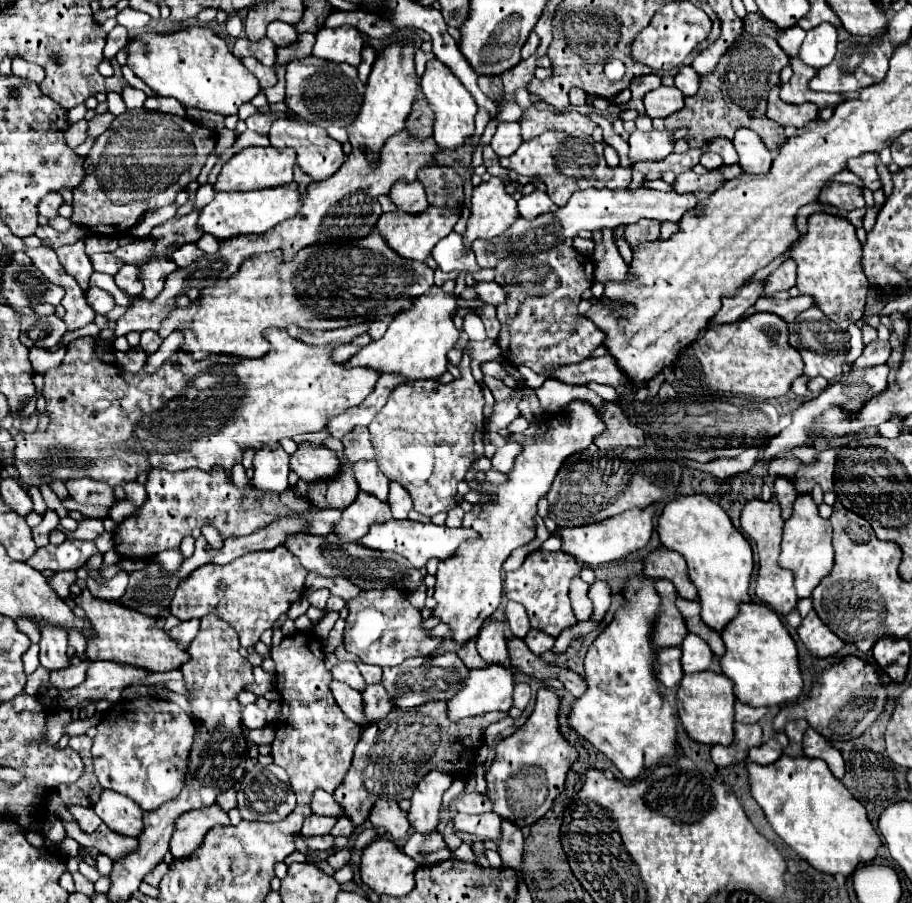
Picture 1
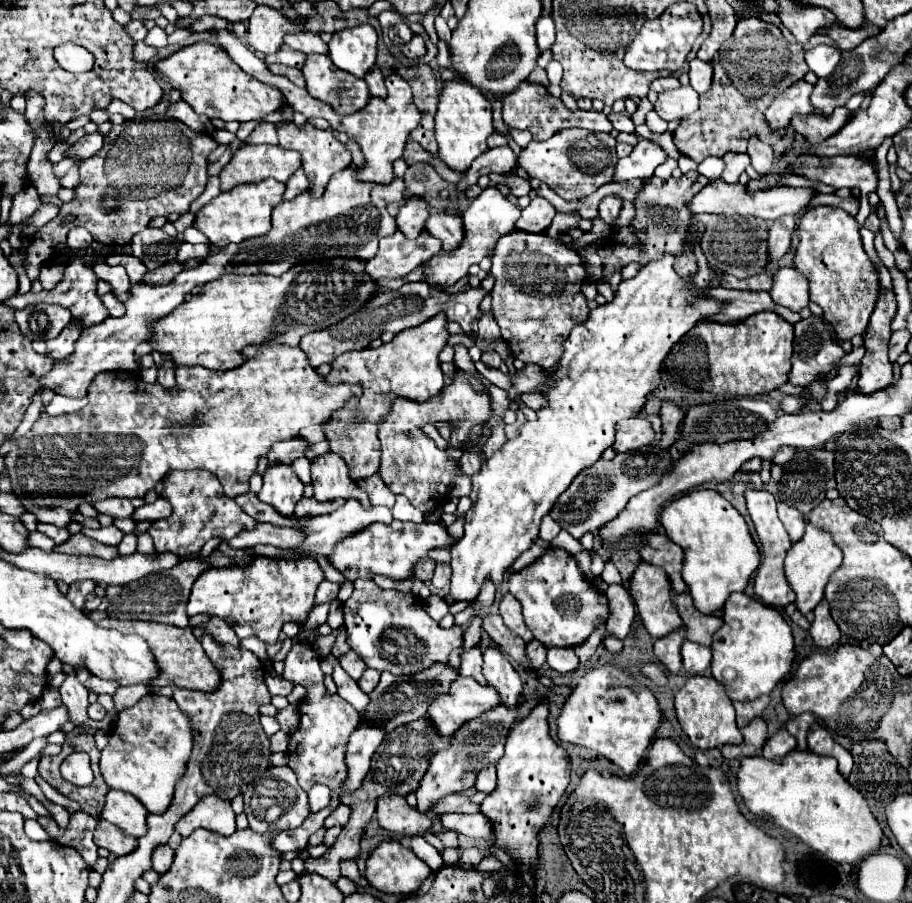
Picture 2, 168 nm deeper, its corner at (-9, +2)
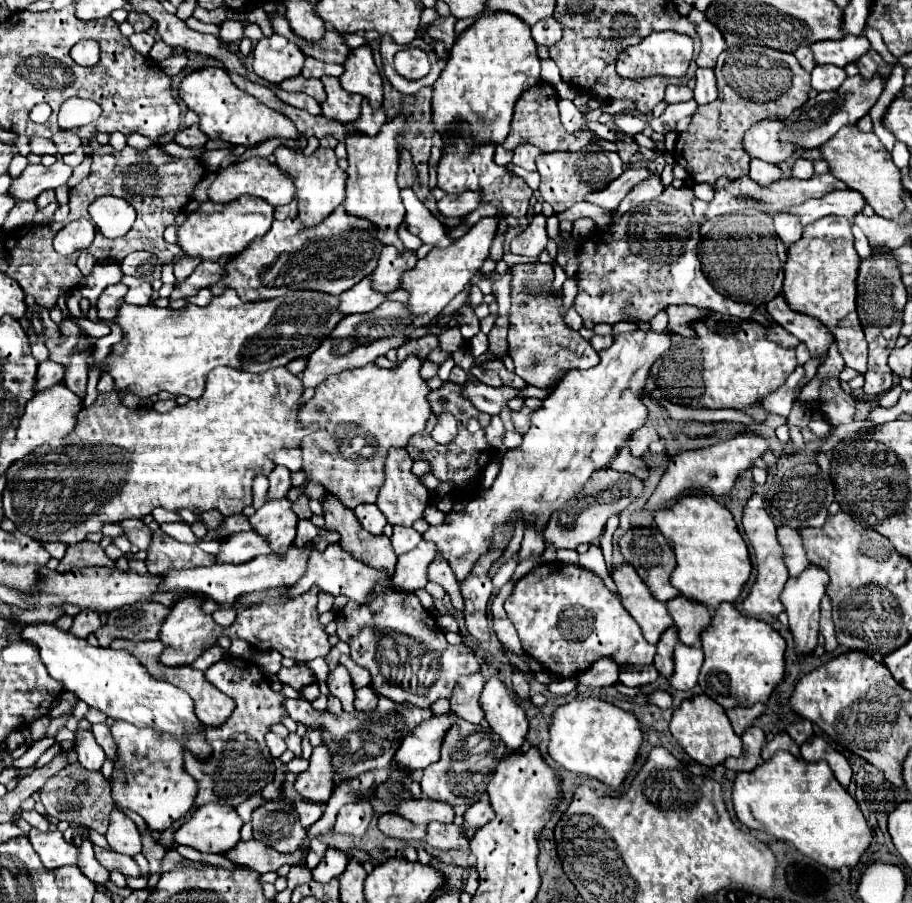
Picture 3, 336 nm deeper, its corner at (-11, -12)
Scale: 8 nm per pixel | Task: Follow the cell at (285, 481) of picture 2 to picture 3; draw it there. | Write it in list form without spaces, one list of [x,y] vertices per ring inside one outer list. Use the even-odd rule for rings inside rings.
[[[288,498],[268,500],[262,508],[250,516],[250,524],[258,534],[264,534],[272,546],[272,552],[284,554],[296,536],[296,512],[292,510],[292,502]]]

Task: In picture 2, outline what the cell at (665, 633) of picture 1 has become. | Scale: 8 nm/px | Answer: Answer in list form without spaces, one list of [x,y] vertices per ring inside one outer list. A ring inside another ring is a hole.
[[[640,562],[630,576],[630,596],[642,616],[650,636],[660,638],[682,626],[682,620],[672,604],[672,590],[662,568]]]

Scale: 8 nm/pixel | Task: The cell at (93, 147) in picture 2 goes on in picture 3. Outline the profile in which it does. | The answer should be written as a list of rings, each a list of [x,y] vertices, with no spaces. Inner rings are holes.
[[[56,160],[50,168],[46,168],[42,164],[38,164],[38,166],[28,164],[24,168],[24,172],[20,174],[20,178],[12,182],[8,192],[16,200],[34,200],[40,192],[44,192],[48,188],[64,186],[70,176],[72,176],[72,168],[66,166],[62,160]]]

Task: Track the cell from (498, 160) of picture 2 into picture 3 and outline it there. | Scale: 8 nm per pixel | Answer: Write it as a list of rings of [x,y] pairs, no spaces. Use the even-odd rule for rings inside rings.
[[[464,190],[462,194],[448,194],[438,202],[438,210],[444,216],[458,216],[464,218],[466,214],[474,212],[482,204],[482,192],[480,190]]]

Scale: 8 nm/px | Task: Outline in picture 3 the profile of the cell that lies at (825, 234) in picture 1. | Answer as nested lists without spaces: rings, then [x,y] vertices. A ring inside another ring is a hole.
[[[820,218],[812,222],[812,226],[804,228],[802,240],[794,242],[788,248],[782,290],[792,310],[814,316],[832,332],[838,342],[838,350],[844,358],[844,364],[864,374],[868,342],[864,338],[856,312],[856,278],[860,262],[862,260],[854,248],[854,236],[850,232],[848,218]]]

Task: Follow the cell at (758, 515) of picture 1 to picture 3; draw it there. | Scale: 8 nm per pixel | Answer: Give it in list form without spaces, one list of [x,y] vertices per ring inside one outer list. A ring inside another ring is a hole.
[[[754,494],[748,500],[748,504],[744,508],[742,524],[744,524],[744,532],[750,540],[750,544],[754,548],[754,554],[756,554],[756,580],[752,584],[750,594],[744,600],[744,610],[750,616],[758,616],[758,614],[778,616],[784,612],[784,604],[780,602],[780,592],[788,580],[788,566],[784,562],[784,550],[780,548],[780,542],[776,536],[776,526],[764,508],[764,500],[758,494]]]

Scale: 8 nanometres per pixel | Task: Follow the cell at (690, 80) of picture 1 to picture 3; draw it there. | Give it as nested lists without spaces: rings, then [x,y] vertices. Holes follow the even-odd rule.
[[[710,68],[696,70],[696,86],[694,86],[694,100],[698,104],[710,104],[718,98],[716,94],[716,78]]]

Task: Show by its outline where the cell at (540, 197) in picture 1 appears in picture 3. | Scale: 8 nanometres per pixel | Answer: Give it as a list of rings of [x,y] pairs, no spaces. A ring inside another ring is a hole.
[[[536,214],[526,226],[526,230],[510,242],[510,252],[522,256],[538,256],[546,248],[546,244],[548,244],[546,218],[544,214]]]

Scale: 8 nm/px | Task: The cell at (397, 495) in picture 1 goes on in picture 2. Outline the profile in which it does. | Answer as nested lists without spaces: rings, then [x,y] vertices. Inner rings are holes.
[[[396,496],[396,504],[392,506],[392,516],[396,520],[402,520],[402,522],[416,522],[420,524],[424,520],[424,514],[418,512],[404,496]]]

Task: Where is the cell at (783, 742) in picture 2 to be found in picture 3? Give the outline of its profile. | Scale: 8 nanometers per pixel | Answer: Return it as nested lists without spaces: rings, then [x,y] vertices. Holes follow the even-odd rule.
[[[780,732],[772,742],[768,742],[762,750],[762,760],[770,760],[774,756],[774,752],[778,750],[786,750],[790,752],[792,756],[800,758],[800,746],[796,742],[792,742],[792,738],[786,734],[786,732]]]

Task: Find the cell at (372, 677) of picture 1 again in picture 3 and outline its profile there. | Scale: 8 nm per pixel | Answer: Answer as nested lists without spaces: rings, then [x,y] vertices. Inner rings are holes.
[[[372,686],[356,690],[356,700],[354,700],[356,710],[374,710],[376,704],[378,704],[378,696],[372,690]]]

